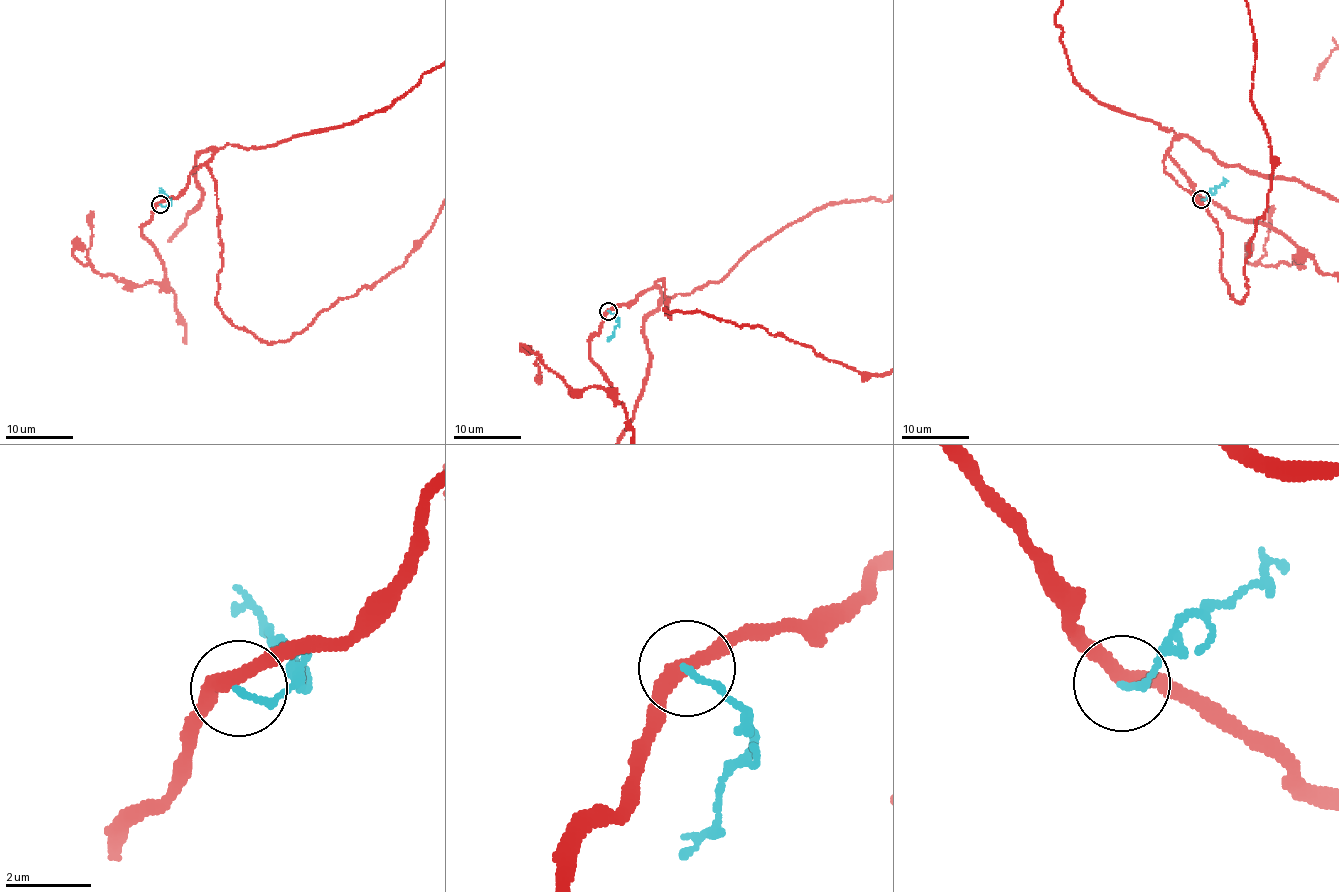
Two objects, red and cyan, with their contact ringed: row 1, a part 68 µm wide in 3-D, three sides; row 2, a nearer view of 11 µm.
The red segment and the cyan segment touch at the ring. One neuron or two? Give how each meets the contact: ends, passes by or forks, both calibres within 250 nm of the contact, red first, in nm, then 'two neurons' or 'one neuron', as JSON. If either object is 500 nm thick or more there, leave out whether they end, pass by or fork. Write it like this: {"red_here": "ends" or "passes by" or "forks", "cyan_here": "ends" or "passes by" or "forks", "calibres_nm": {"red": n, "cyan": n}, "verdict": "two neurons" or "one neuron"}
{"red_here": "passes by", "cyan_here": "ends", "calibres_nm": {"red": 340, "cyan": 140}, "verdict": "two neurons"}

